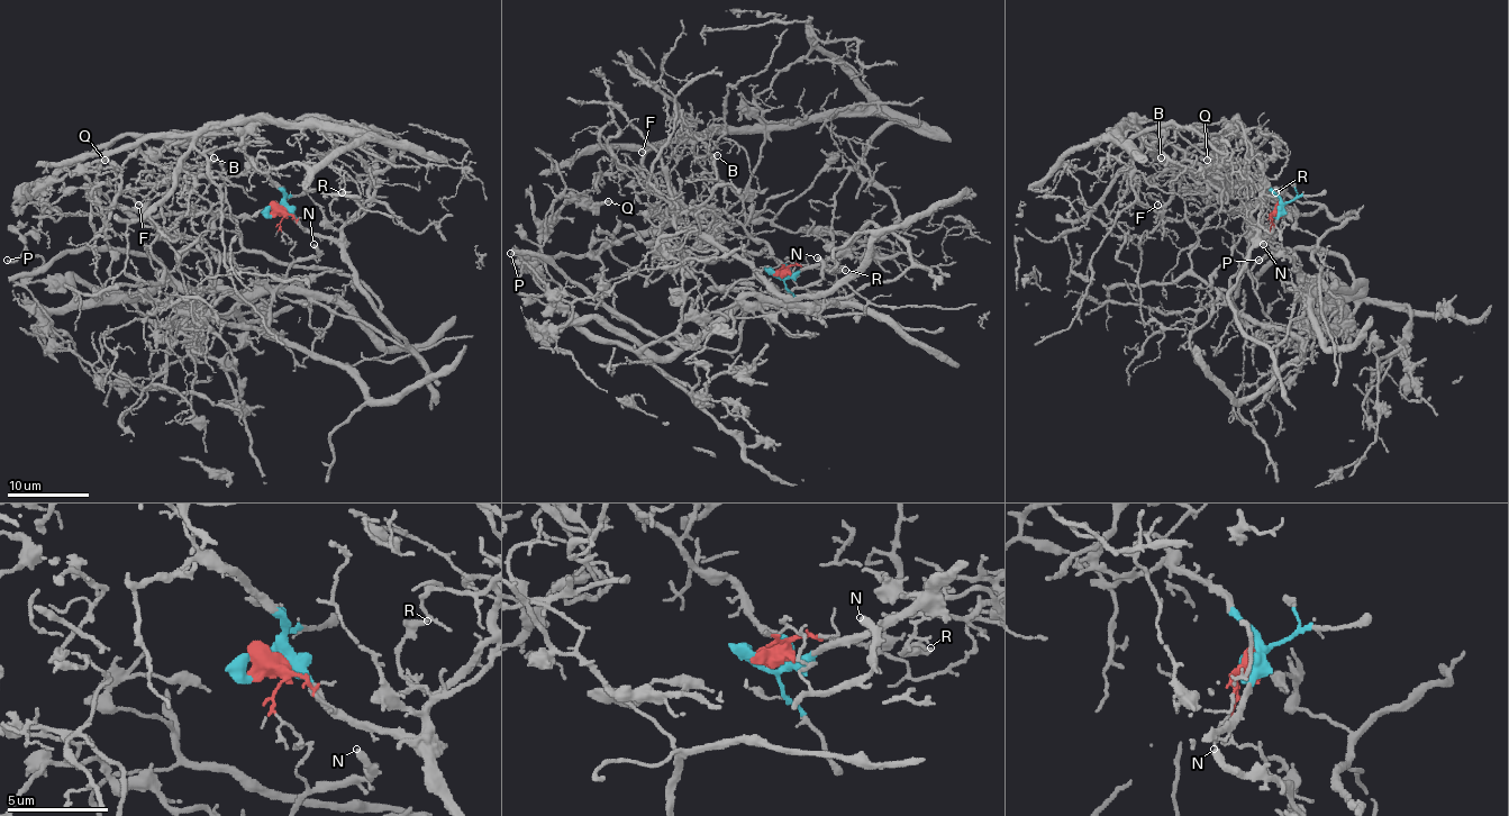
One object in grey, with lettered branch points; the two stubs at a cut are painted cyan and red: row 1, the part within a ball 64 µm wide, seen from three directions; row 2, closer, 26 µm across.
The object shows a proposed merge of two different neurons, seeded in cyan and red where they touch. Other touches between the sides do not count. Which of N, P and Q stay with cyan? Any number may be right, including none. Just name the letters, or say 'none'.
P

